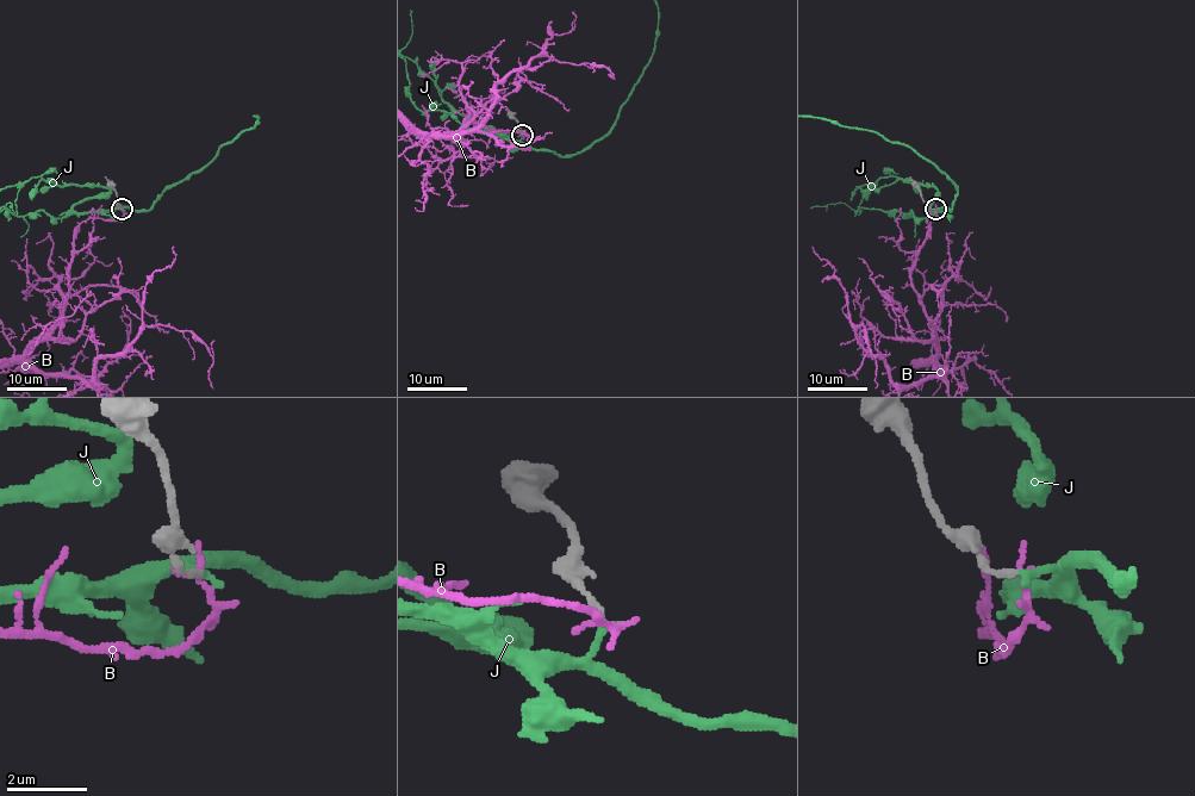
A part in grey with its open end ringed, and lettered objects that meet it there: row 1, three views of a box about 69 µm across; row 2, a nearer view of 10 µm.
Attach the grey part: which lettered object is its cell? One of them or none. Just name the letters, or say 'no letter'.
J

